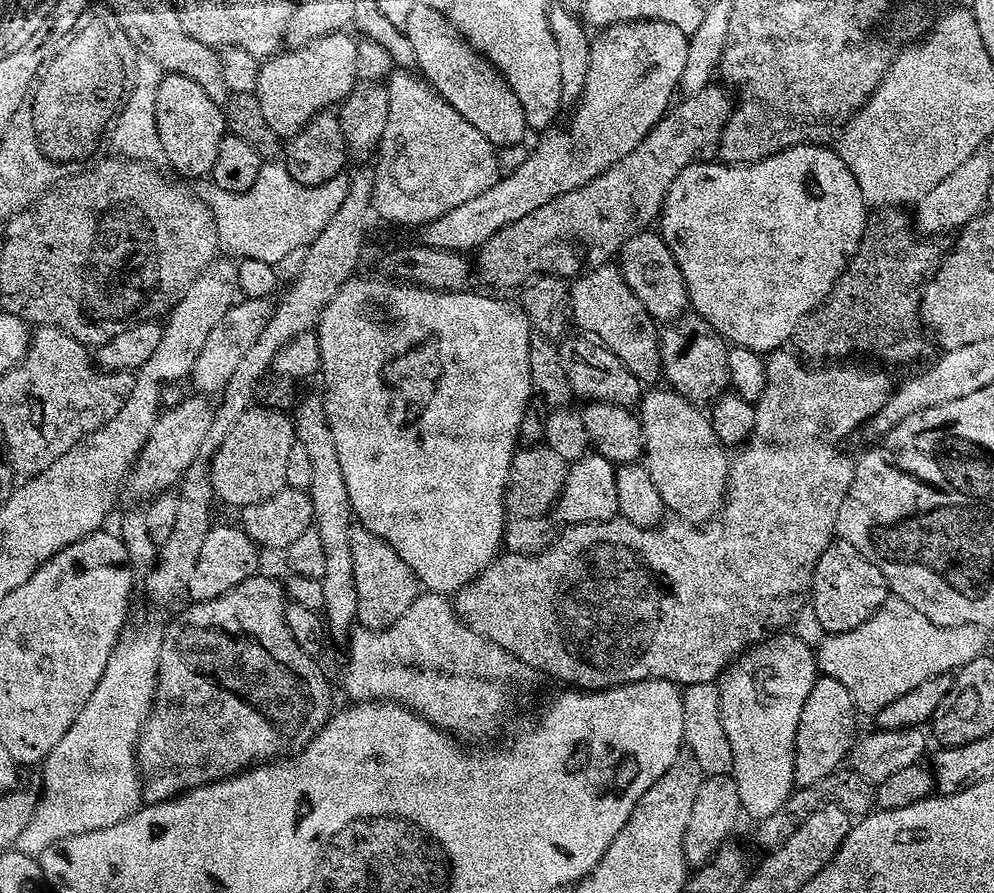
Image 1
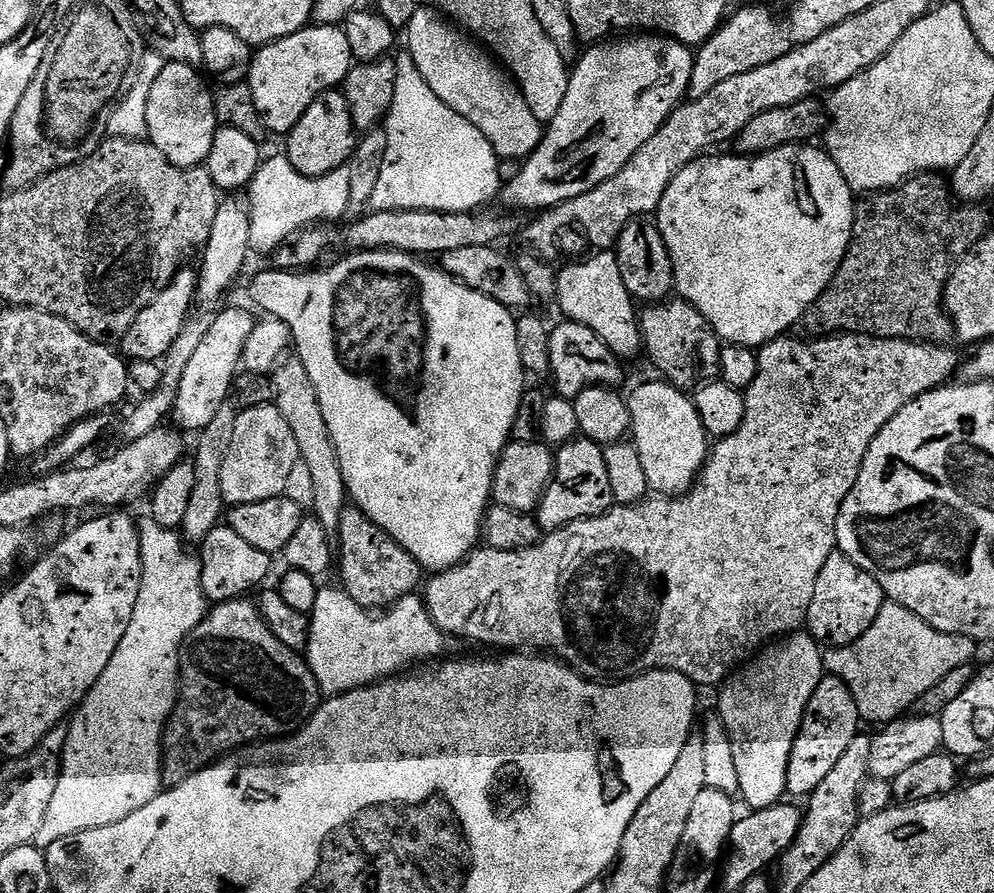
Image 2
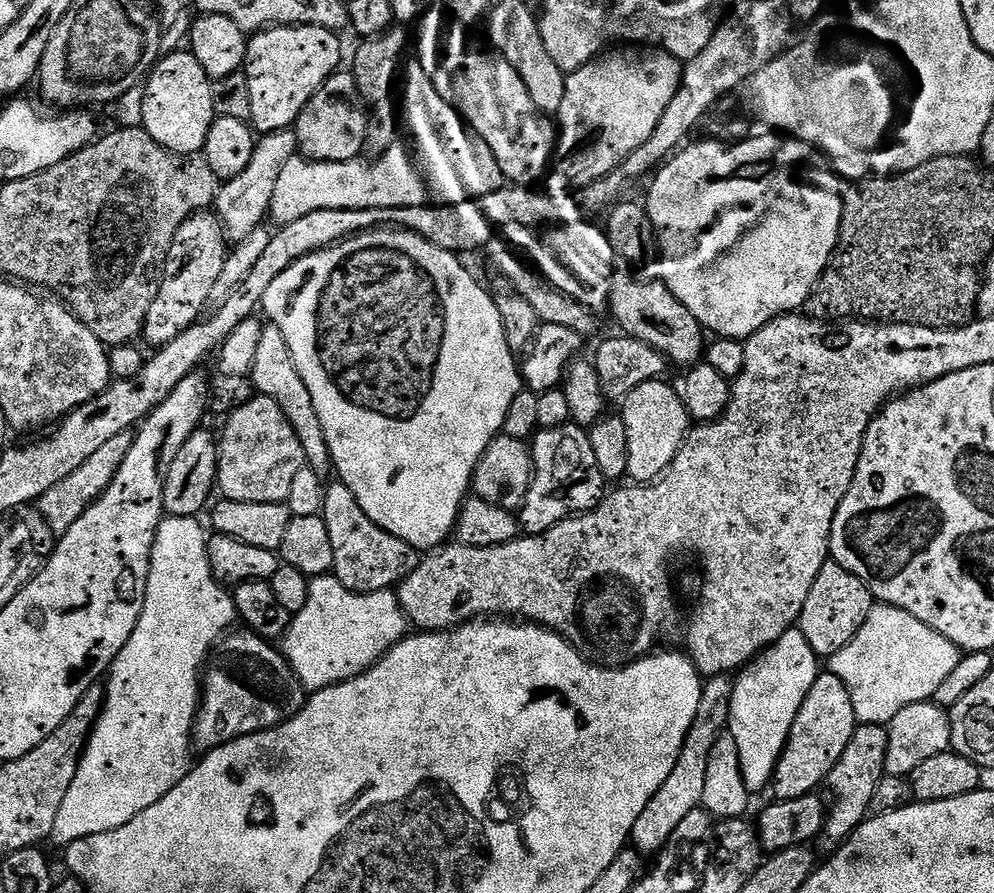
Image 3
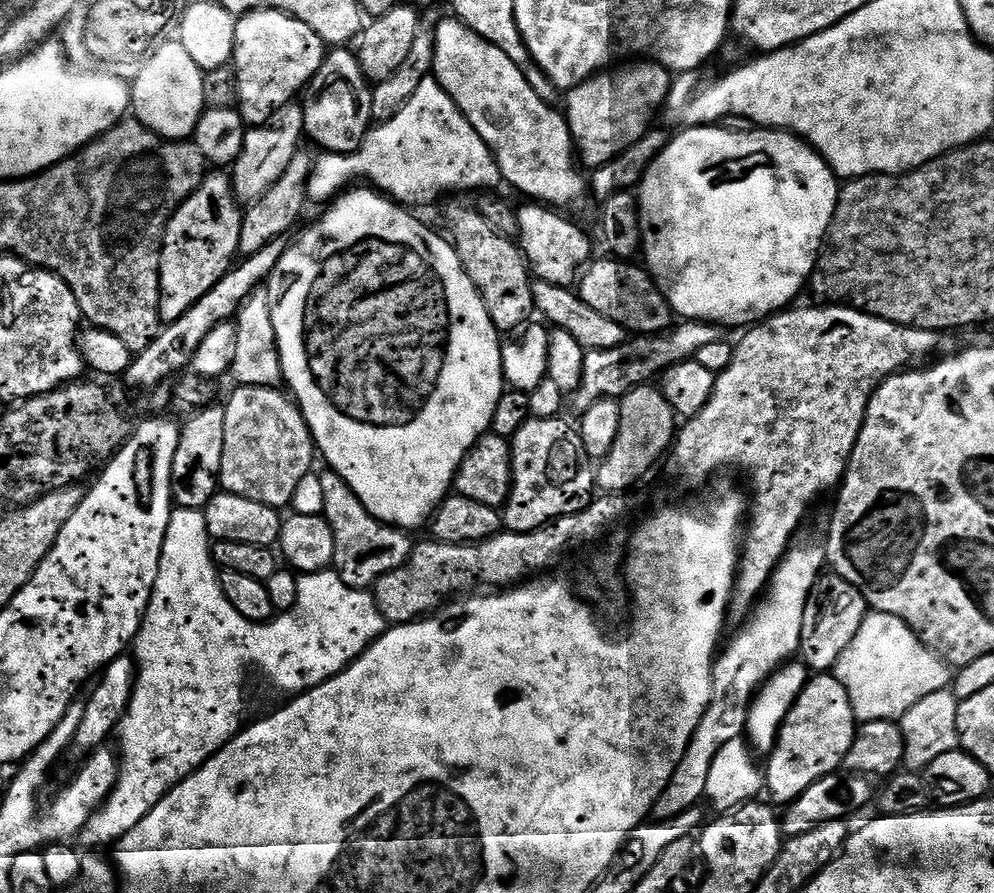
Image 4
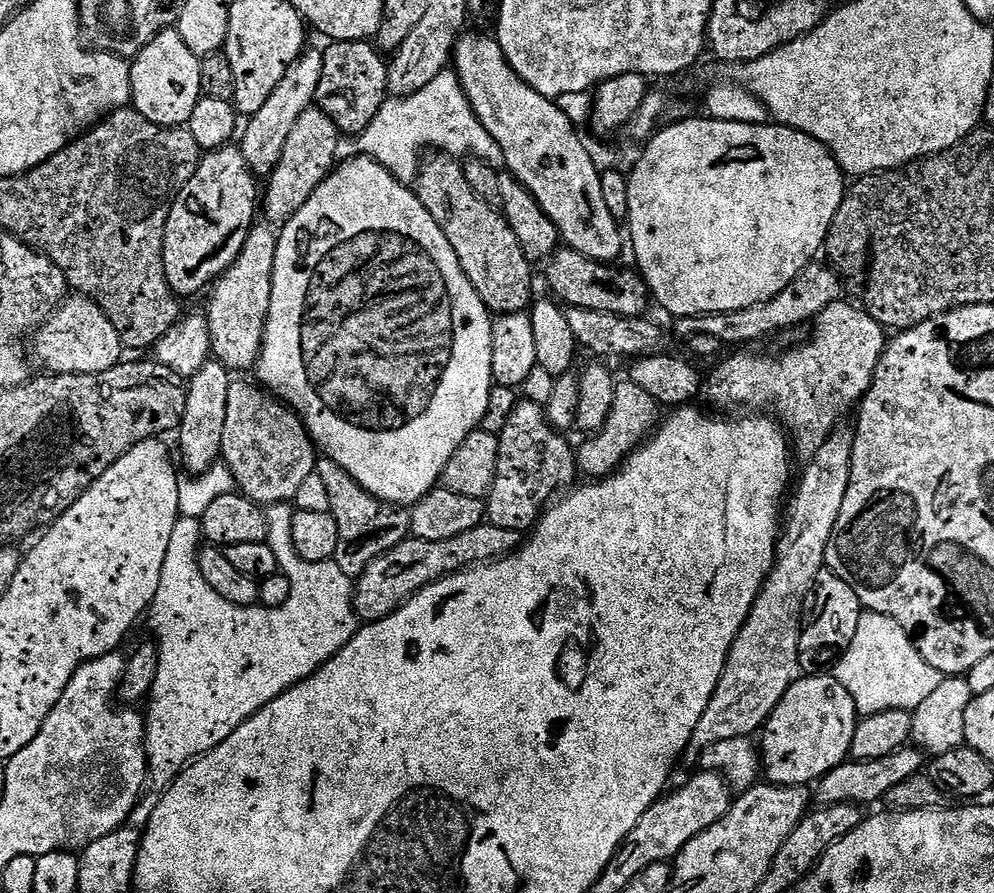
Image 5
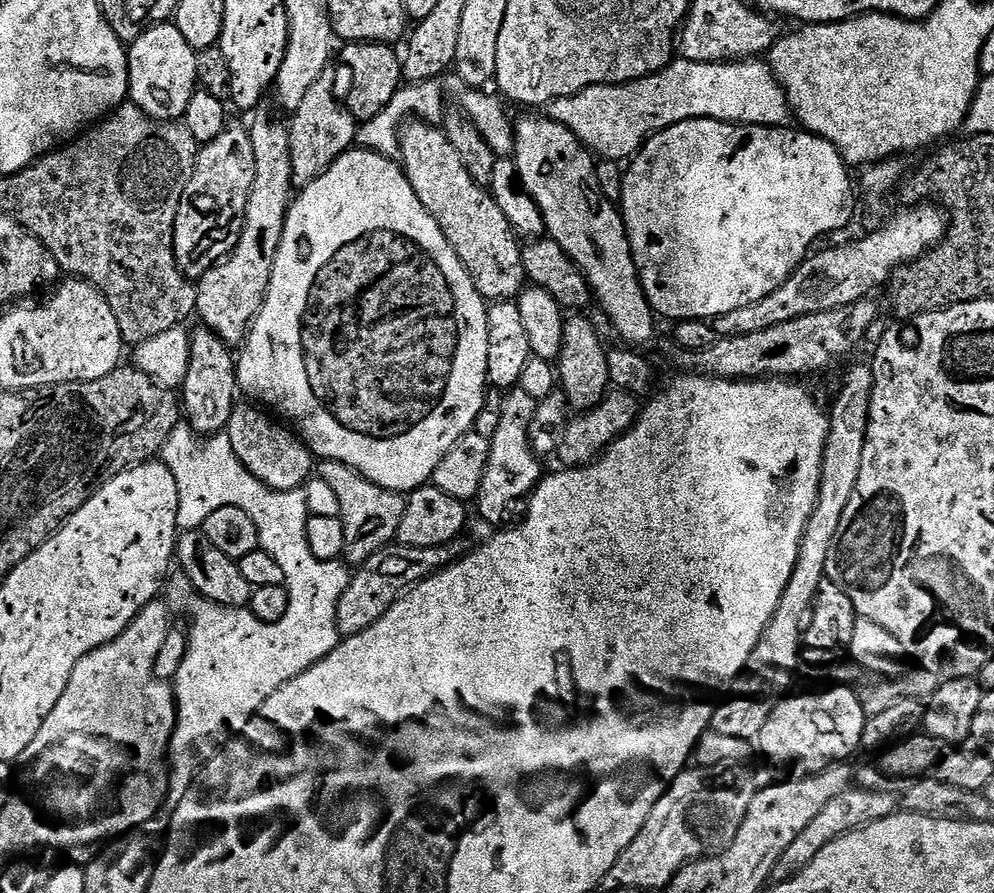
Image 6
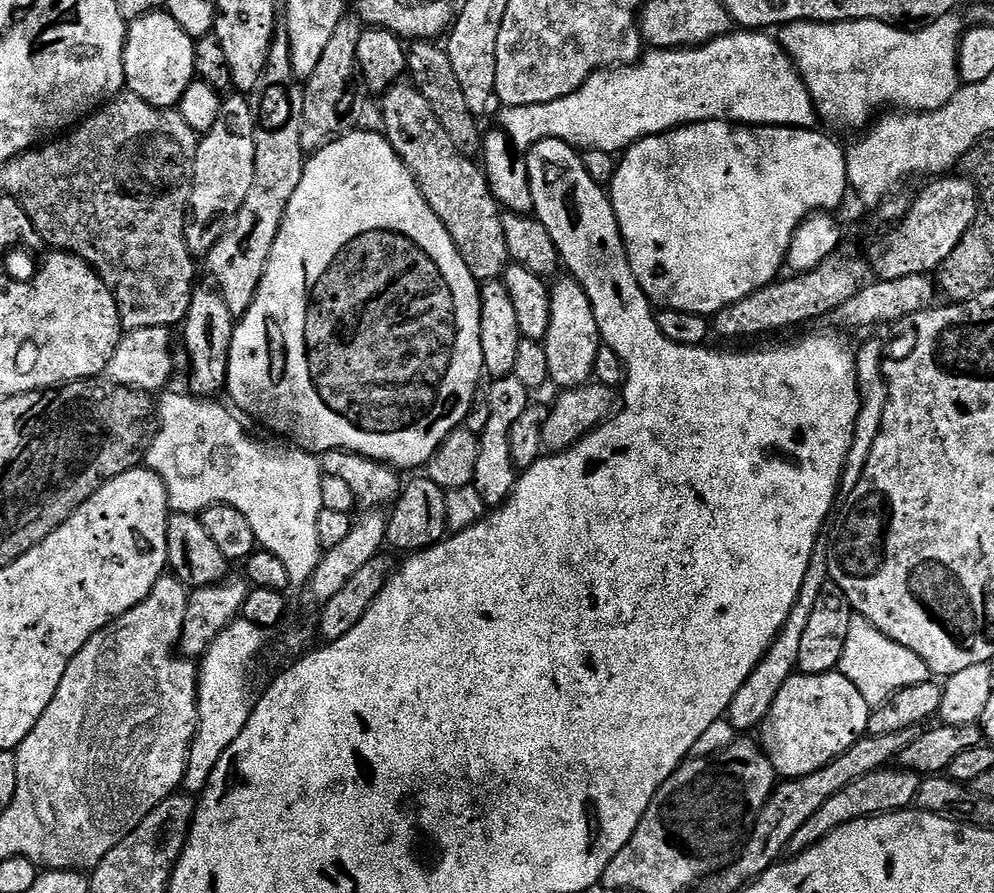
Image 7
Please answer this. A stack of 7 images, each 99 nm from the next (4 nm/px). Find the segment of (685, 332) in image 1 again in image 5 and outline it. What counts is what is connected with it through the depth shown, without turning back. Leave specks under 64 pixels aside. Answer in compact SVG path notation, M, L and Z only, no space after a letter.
M564 246L558 251L554 252L551 256L547 257L546 265L548 264L548 284L552 287L551 295L555 297L561 305L570 308L589 308L590 310L602 310L603 312L609 312L610 314L618 314L619 316L644 316L647 313L648 304L650 305L650 293L648 290L648 284L644 280L644 277L640 275L639 271L633 270L631 267L628 268L616 268L620 266L613 266L608 262L601 262L599 260L591 260L585 256L579 256L573 248Z

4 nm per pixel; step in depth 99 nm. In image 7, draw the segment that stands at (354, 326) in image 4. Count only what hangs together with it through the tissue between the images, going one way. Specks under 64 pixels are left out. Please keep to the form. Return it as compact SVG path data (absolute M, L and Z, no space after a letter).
M345 131L339 138L330 141L327 146L319 148L317 152L313 152L307 157L304 173L302 174L302 182L298 182L298 190L294 190L294 198L290 198L290 206L286 210L282 226L278 230L278 238L270 250L268 265L264 271L262 282L254 294L254 302L246 310L246 314L239 317L236 329L232 335L226 392L227 395L232 395L233 402L231 401L231 403L245 417L247 417L246 415L253 416L258 423L265 424L270 431L277 432L278 435L285 436L288 440L293 440L296 443L293 445L299 446L301 449L313 454L343 450L346 452L357 452L363 456L370 457L372 460L380 460L383 464L391 464L397 470L405 470L404 468L423 469L427 465L428 459L434 454L434 450L438 450L438 446L442 446L442 442L454 429L463 425L464 419L467 418L468 411L472 405L472 400L481 387L480 376L483 377L485 375L484 363L482 362L482 338L480 337L480 284L474 278L474 274L470 274L470 270L466 270L466 262L462 262L462 254L458 254L450 234L446 234L446 226L442 226L442 222L438 222L438 214L434 214L434 210L430 210L426 198L422 198L420 188L416 185L416 179L412 177L407 166L400 161L394 146L390 146L387 136L379 131L376 131L377 133L351 131Z

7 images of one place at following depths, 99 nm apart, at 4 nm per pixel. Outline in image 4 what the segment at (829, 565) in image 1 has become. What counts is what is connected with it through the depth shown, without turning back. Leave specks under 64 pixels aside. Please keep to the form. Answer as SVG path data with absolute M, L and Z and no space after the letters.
M822 574L812 587L806 602L806 614L802 614L802 638L799 659L805 668L816 674L824 674L835 669L838 658L854 642L854 634L862 626L870 609L866 598L846 578L835 574Z

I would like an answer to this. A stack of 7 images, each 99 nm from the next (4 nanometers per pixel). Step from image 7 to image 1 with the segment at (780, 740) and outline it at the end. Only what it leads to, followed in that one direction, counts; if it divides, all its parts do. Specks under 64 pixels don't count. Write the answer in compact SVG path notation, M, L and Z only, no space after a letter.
M821 675L817 679L810 696L806 699L802 710L801 722L797 730L796 742L796 788L809 788L822 778L830 778L830 774L841 771L845 767L852 751L852 745L857 739L856 716L858 709L856 700L834 678Z

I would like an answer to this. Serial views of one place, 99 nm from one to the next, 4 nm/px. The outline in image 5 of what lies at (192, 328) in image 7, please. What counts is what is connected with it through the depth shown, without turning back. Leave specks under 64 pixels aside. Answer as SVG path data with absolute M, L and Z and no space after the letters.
M209 362L200 367L187 385L186 414L182 414L178 437L180 436L180 456L189 473L208 472L221 459L222 430L226 430L226 398L233 382L228 369Z

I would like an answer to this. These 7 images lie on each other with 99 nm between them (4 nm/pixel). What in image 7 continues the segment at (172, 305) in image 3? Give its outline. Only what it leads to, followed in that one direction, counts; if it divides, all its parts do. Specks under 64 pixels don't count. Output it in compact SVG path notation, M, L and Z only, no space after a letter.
M228 94L220 101L220 109L218 110L218 122L214 122L214 126L209 132L203 133L199 137L196 146L196 161L192 167L192 193L188 199L188 217L184 220L184 229L186 230L186 246L192 251L193 257L207 257L208 251L211 250L218 242L218 238L222 238L224 229L229 223L230 218L235 218L238 210L242 206L242 202L246 200L246 194L250 194L250 186L254 182L254 130L256 129L256 113L252 106L252 101L244 94Z

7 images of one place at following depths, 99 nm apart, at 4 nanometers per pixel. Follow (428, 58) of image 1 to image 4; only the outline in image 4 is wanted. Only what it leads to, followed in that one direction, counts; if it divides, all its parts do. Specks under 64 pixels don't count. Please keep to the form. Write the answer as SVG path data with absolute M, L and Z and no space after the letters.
M444 20L434 31L432 72L496 155L501 177L533 201L548 206L574 203L586 192L586 180L576 173L578 160L565 113L555 112L549 101L538 98L519 66L461 20Z

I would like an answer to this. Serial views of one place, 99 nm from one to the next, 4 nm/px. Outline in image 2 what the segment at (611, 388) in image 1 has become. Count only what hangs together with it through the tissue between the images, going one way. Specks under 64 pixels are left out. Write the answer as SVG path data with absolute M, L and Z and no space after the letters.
M564 320L557 328L553 327L549 331L548 350L550 381L552 380L553 386L556 387L555 395L562 399L573 401L578 394L582 394L582 390L589 386L614 389L621 387L625 365L620 357L613 354L610 346L606 346L606 342L602 342L602 338L598 338L598 334L594 334L594 330L573 320Z

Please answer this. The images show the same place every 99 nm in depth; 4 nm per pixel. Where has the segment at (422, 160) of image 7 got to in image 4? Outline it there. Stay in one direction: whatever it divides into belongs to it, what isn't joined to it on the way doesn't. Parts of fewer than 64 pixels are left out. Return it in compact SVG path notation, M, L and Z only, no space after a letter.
M460 204L450 205L448 228L452 231L450 243L456 249L470 282L474 282L474 286L479 290L496 331L512 334L515 333L512 332L515 328L523 329L533 319L536 303L532 293L534 277L517 241L499 233L472 206L463 208Z

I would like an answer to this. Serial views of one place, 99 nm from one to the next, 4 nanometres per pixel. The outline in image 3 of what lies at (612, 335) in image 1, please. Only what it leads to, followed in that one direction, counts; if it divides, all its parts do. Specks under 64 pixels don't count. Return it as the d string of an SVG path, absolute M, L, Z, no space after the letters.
M574 222L552 226L541 235L531 252L531 259L541 276L545 276L562 294L570 294L582 306L597 314L609 311L608 295L612 289L614 271L612 264L617 263L616 252L610 246L607 231L595 228L592 222Z

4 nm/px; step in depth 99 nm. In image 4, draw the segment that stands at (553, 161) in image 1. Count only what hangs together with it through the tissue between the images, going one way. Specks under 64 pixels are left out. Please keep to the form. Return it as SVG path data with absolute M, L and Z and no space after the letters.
M647 58L628 62L625 68L601 71L567 93L566 119L579 163L595 170L625 152L649 131L652 115L668 99L673 73Z

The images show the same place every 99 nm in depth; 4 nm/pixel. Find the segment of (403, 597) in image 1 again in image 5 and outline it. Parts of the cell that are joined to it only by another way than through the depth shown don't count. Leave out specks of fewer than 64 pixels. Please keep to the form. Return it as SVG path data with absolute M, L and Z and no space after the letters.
M327 458L317 459L315 472L326 486L330 512L338 522L338 550L334 563L342 570L342 574L358 578L366 566L370 566L370 562L409 539L412 530L411 511L398 504L388 504L370 494L347 470L338 466L338 462Z

